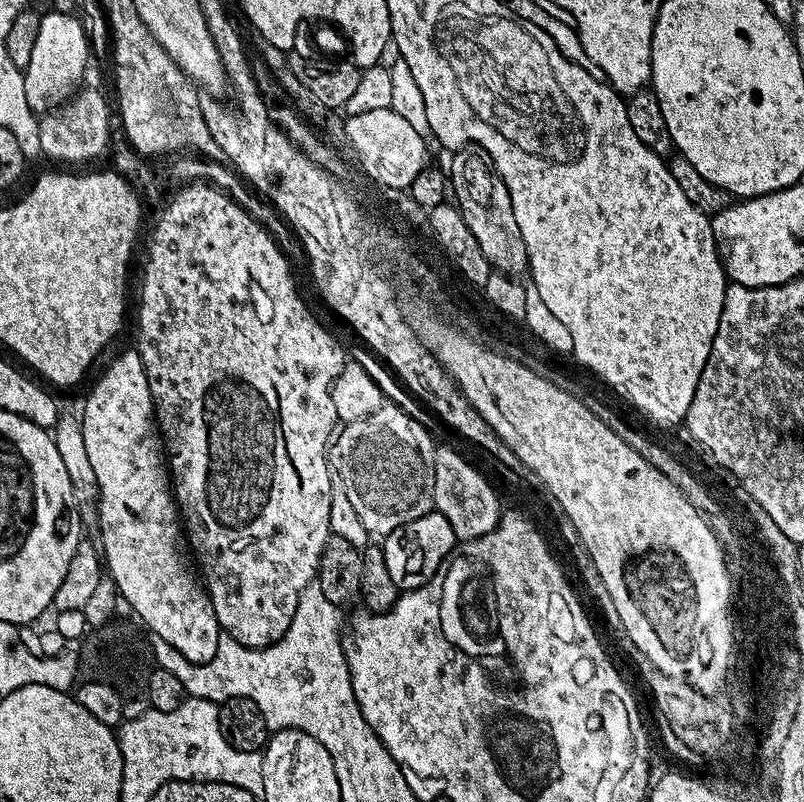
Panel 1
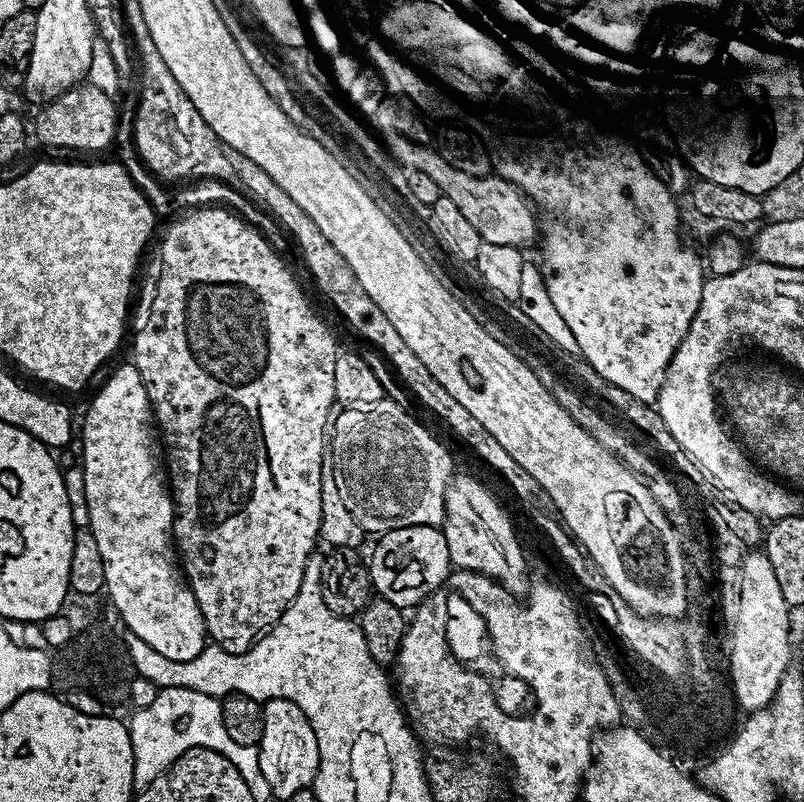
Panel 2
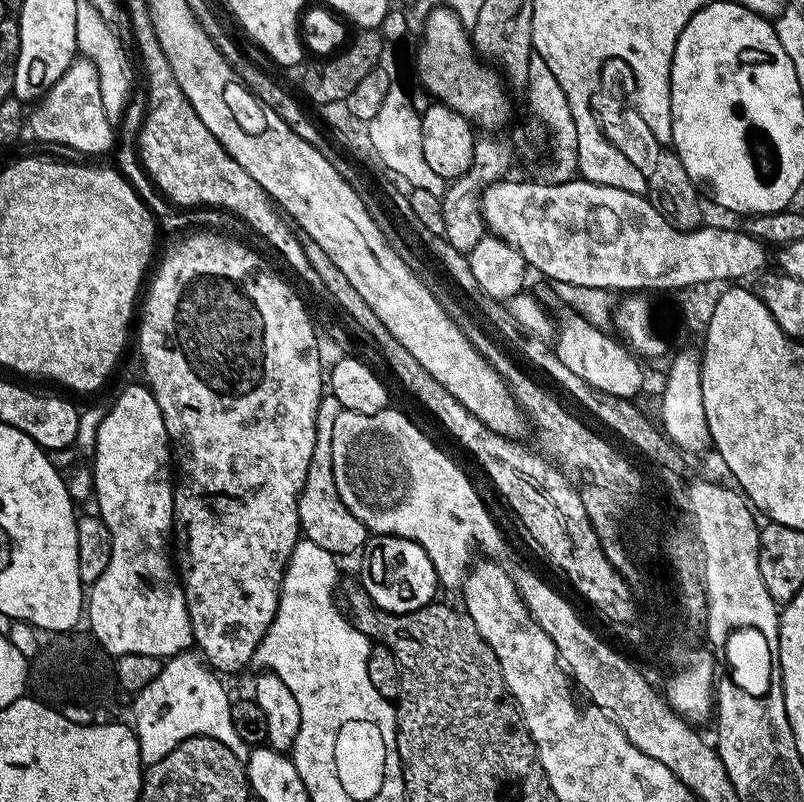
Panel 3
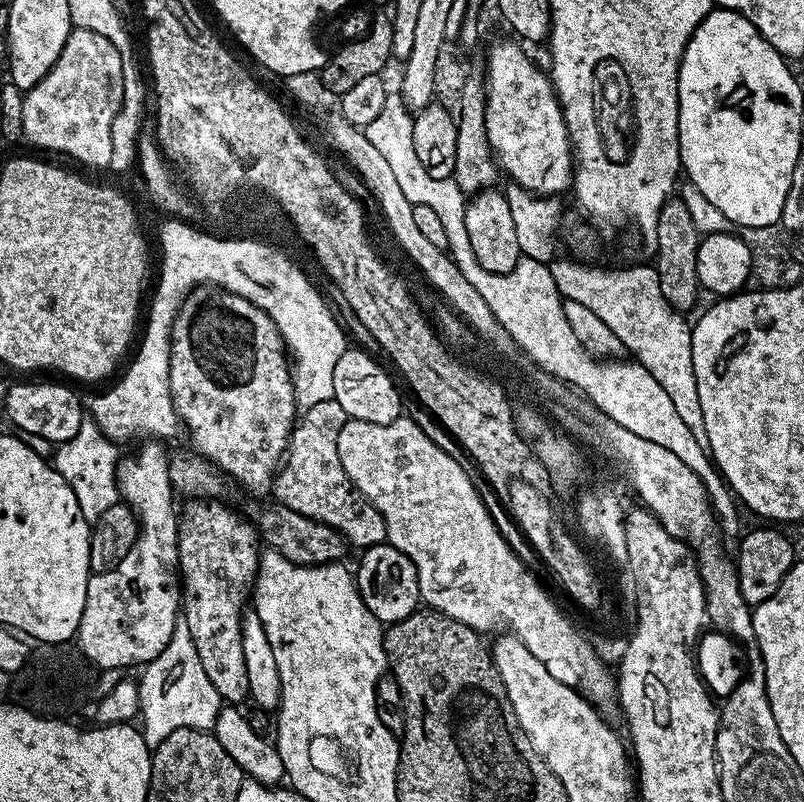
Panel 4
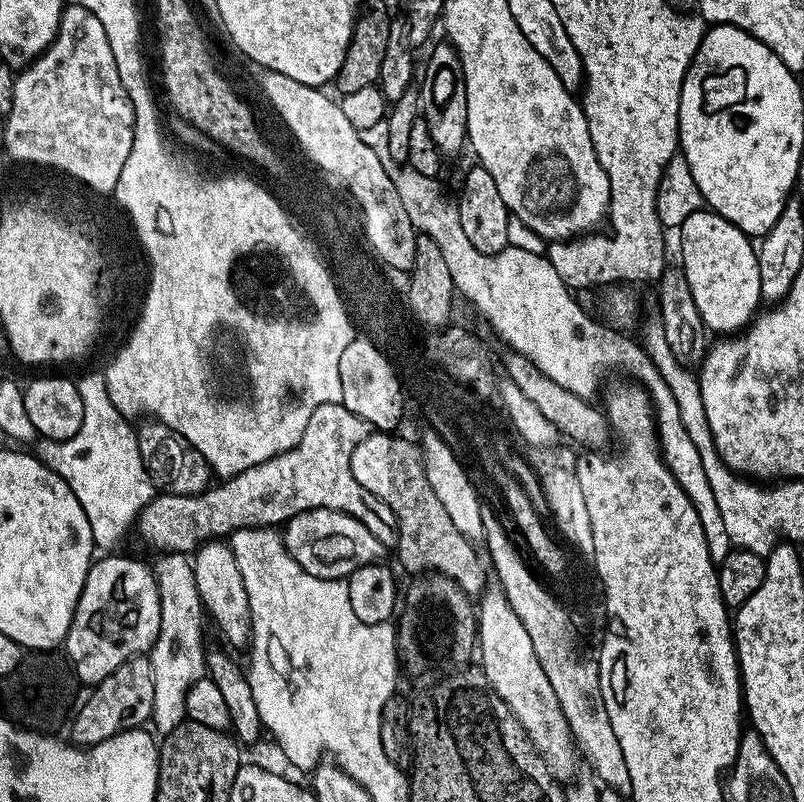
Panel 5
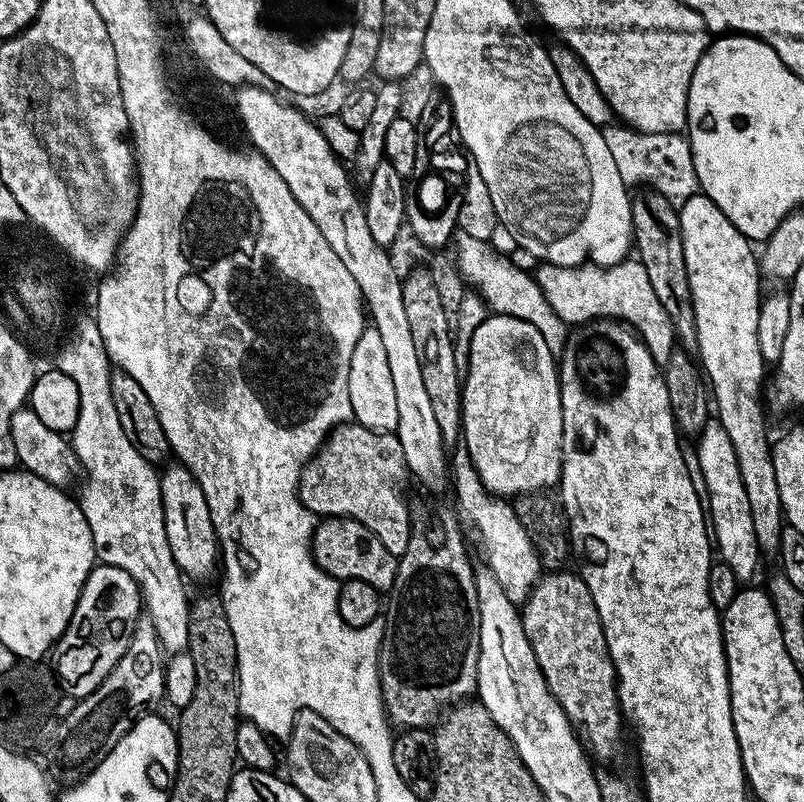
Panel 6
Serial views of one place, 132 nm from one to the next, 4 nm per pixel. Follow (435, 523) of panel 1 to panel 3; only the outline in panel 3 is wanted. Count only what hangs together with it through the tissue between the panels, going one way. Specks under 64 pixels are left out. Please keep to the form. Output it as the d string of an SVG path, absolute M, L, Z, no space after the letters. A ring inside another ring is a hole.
M376 534L364 545L362 549L363 556L364 565L360 568L358 579L364 585L366 594L370 594L372 601L382 610L397 614L415 614L419 608L424 608L437 599L438 581L436 579L436 571L426 554L426 550L422 550L422 546L416 543L415 540L407 540L401 536Z

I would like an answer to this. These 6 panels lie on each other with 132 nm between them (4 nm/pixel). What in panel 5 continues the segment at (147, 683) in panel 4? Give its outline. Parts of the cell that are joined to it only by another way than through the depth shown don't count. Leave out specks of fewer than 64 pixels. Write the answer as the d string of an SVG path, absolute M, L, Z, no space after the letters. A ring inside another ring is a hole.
M168 552L161 556L164 557L154 564L156 585L160 595L160 633L150 653L154 674L154 706L151 723L156 724L157 733L167 734L184 723L186 694L190 686L194 686L194 682L201 679L206 672L204 662L206 609L204 603L200 601L192 560L183 552Z

